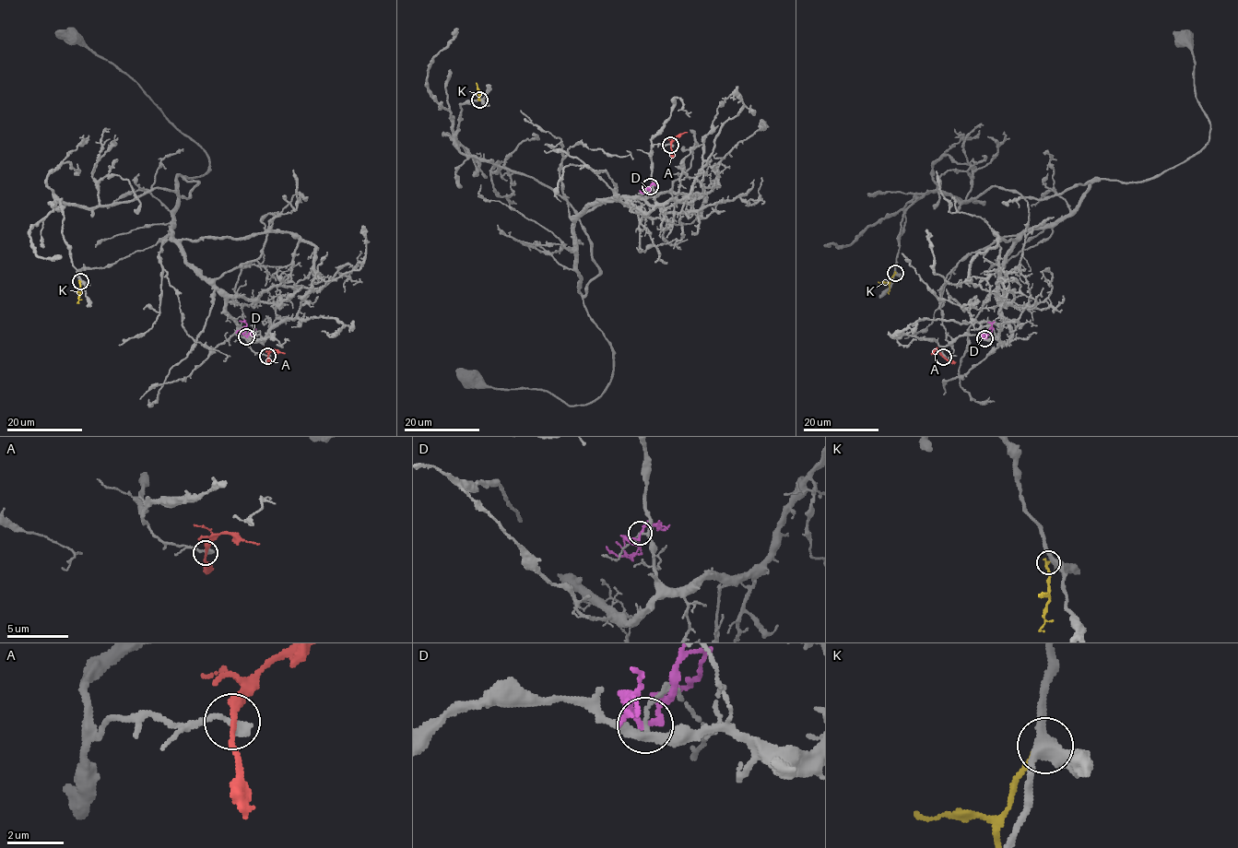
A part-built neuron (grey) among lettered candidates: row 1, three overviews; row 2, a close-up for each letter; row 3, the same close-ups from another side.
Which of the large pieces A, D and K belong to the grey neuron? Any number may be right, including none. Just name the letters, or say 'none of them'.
none of them

